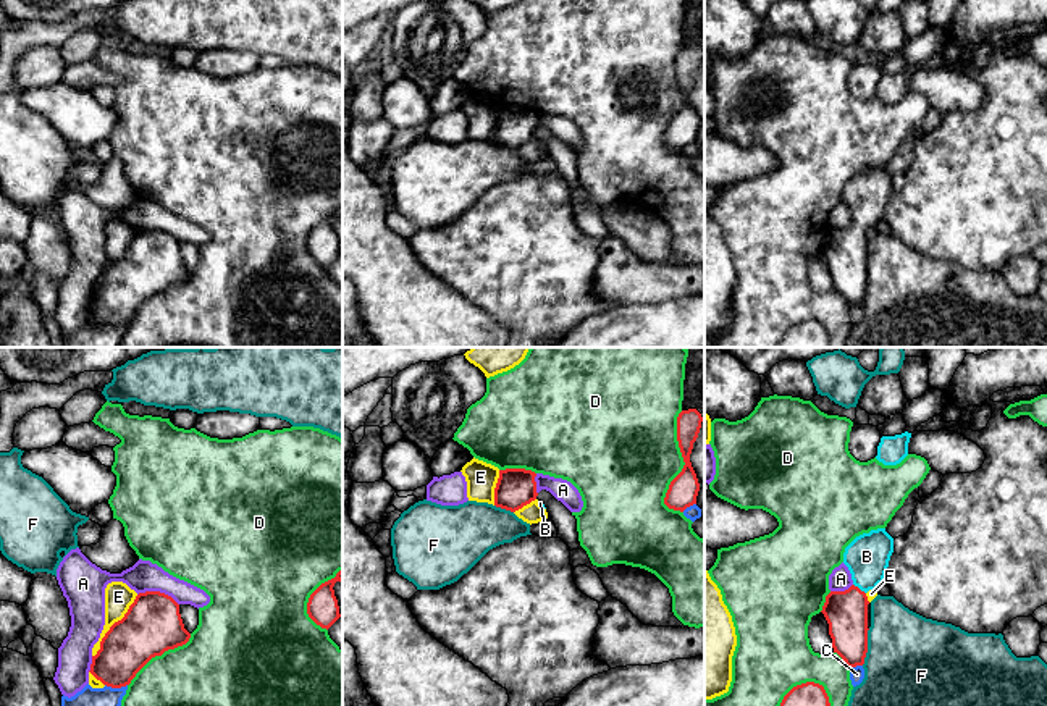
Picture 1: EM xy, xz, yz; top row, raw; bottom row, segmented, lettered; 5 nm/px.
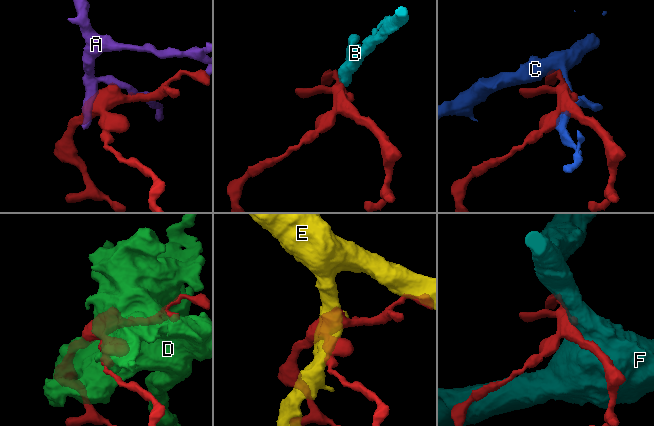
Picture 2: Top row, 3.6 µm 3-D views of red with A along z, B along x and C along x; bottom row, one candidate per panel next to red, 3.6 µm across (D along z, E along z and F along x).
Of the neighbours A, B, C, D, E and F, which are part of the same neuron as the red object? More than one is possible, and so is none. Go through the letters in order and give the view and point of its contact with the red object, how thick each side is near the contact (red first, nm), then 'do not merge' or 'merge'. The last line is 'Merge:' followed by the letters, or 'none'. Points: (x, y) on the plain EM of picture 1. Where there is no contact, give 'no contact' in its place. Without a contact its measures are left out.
A: xy (159, 230) | 280/150 nm | do not merge
B: yz (858, 226) | 200/220 nm | merge
C: yz (855, 304) | 200/80 nm | do not merge
D: xz (684, 104) | 150/440 nm | do not merge
E: xy (112, 264) | 280/140 nm | do not merge
F: yz (866, 285) | 200/480 nm | do not merge
Merge: B

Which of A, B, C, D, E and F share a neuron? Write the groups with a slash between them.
A / B / C / D / E / F

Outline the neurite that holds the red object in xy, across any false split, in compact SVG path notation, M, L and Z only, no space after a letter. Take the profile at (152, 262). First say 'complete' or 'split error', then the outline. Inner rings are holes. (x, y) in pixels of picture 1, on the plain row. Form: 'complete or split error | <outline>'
complete | M160 229L139 231L124 255L115 260L102 276L89 310L107 325L126 325L152 296L186 283L189 276L179 242L171 234Z

